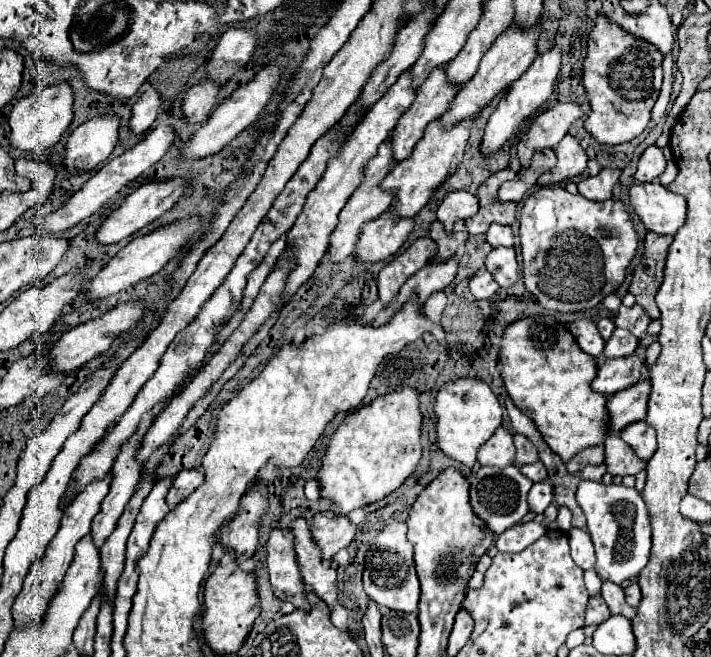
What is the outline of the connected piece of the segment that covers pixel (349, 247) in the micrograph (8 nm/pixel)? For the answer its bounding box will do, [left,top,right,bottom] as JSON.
[328,142,394,264]

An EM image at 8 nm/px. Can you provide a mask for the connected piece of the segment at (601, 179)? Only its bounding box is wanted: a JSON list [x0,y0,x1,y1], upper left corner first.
[578,168,620,200]

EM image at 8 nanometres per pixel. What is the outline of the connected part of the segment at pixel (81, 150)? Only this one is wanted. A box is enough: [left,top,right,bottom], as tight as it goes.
[62,116,120,172]

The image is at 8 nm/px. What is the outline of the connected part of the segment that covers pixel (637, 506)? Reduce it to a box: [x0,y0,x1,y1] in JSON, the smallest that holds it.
[578,482,650,584]

